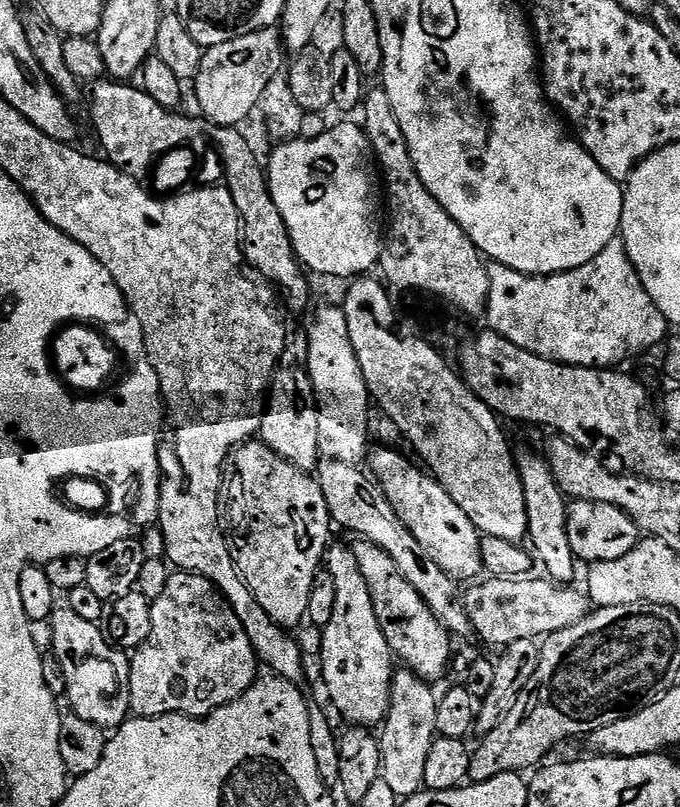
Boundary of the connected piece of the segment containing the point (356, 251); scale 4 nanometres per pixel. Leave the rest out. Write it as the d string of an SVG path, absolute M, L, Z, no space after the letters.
M340 126L313 141L281 141L271 149L266 162L269 194L286 223L295 256L311 277L324 278L338 296L347 291L350 281L375 269L382 236L372 216L366 182L350 165L350 157L360 154L356 147L350 147L357 136L354 127Z

